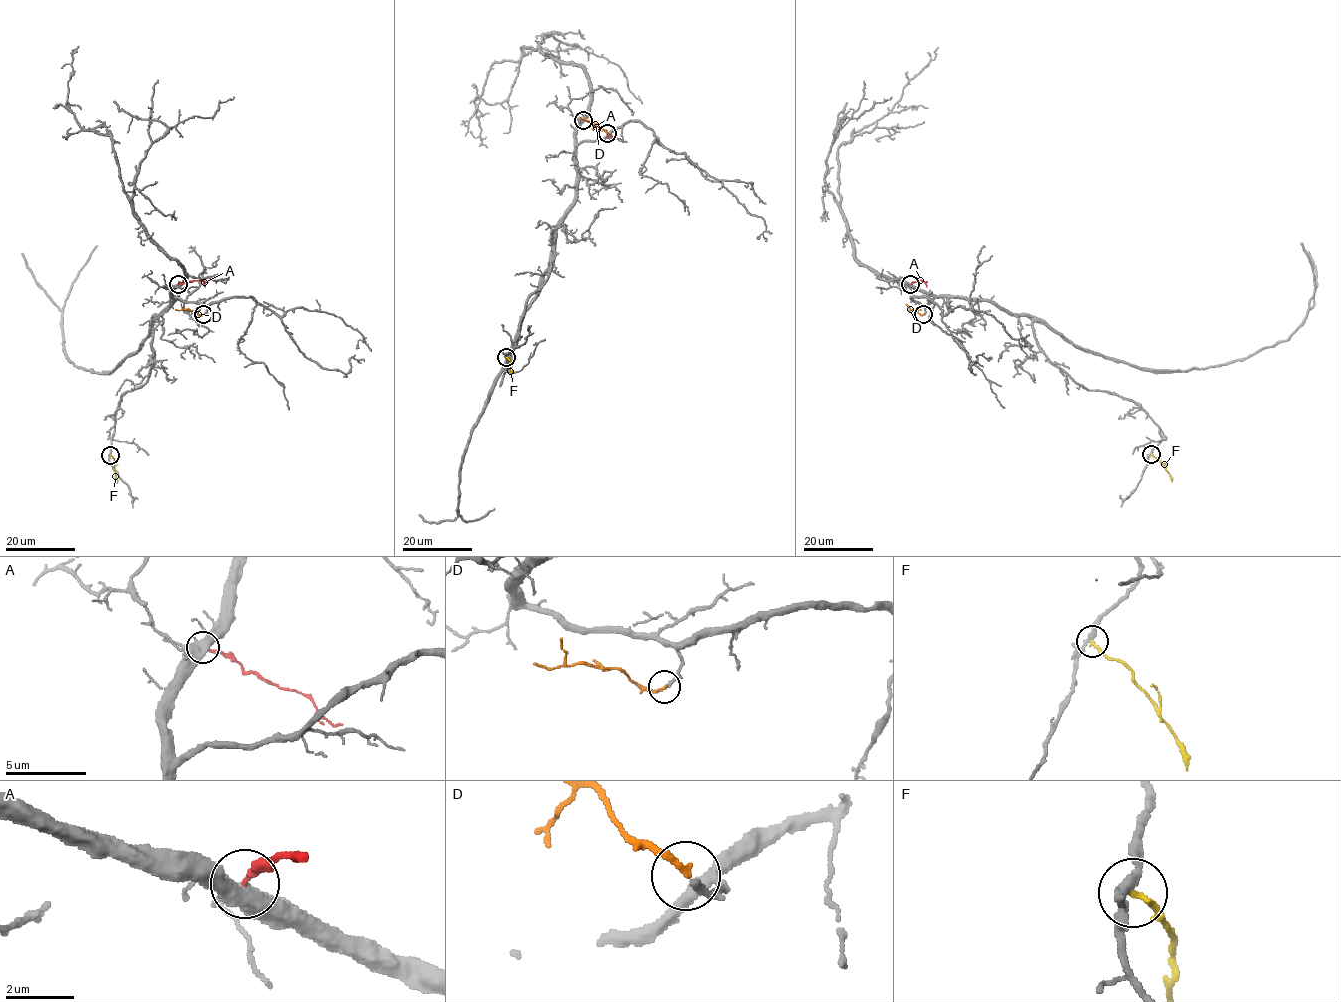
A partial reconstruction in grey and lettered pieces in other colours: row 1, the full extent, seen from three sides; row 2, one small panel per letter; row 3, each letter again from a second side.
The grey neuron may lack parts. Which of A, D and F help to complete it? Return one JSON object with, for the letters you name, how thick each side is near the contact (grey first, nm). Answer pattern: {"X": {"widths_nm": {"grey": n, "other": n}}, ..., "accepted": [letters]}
{"D": {"widths_nm": {"grey": 200, "other": 200}}, "accepted": ["D"]}

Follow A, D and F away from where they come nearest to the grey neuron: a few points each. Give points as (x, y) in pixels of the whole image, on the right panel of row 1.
A: (911, 284), (920, 279), (927, 281)
D: (923, 314), (908, 309)
F: (1151, 453), (1171, 481)

